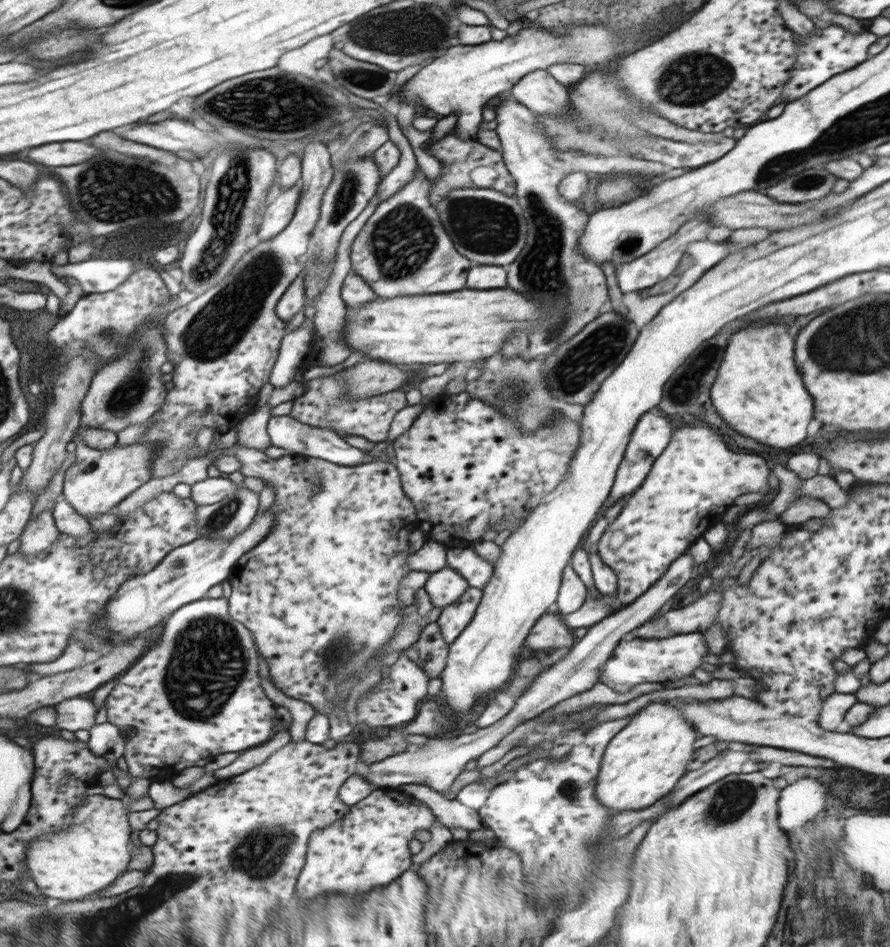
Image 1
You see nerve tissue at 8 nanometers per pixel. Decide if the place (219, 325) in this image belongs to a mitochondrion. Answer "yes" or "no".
yes

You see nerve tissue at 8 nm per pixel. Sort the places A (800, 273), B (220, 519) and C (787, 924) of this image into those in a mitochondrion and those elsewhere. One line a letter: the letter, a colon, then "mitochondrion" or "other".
A: other
B: mitochondrion
C: other

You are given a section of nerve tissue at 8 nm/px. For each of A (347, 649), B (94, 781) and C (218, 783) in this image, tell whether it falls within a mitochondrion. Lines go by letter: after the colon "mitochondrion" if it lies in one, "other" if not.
A: mitochondrion
B: other
C: other

